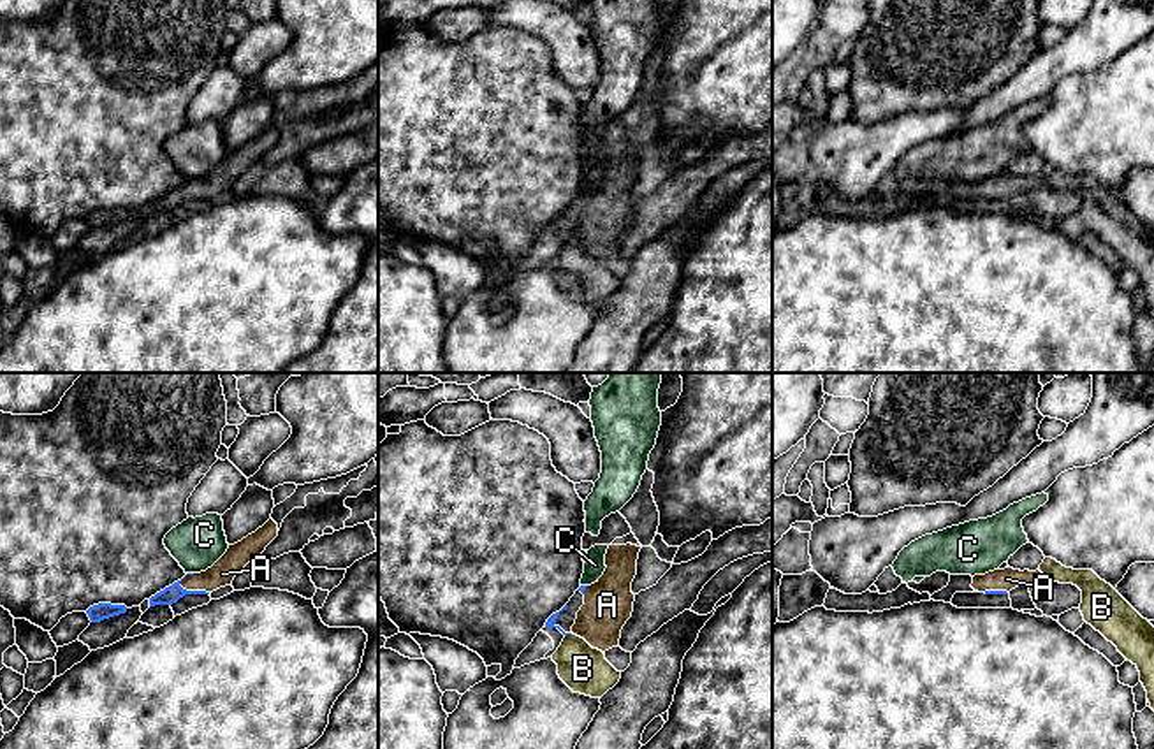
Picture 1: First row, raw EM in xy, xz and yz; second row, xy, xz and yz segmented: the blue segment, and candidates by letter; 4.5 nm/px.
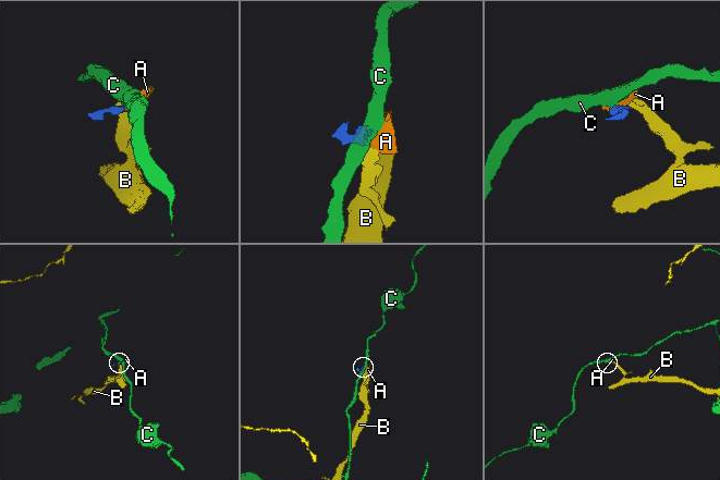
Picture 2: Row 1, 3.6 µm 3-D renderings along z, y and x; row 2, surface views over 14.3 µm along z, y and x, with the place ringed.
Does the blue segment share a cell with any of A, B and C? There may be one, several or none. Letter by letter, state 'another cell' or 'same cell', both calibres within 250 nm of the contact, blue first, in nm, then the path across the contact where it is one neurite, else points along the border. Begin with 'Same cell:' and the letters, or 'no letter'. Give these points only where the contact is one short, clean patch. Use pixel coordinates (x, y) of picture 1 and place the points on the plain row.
Same cell: A
A: same cell; calibres 80 and 120 nm; way xy (173, 199), (178, 196), (194, 197), (203, 189), (222, 180)
B: another cell; calibres 40 and 220 nm; border xz (570, 239), (565, 243)
C: another cell; calibres 80 and 240 nm; border xy (187, 178), (192, 180)

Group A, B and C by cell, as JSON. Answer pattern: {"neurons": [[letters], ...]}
{"neurons": [["A"], ["B"], ["C"]]}

